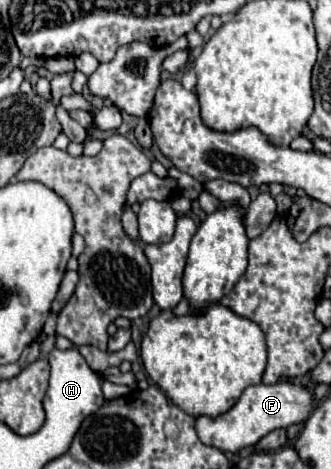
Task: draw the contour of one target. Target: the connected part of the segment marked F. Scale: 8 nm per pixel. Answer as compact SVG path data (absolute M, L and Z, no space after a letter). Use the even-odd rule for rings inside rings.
M289 381L275 383L275 385L263 385L263 383L249 385L243 391L243 395L239 397L239 401L227 413L219 415L219 417L201 415L195 419L195 427L197 427L197 435L199 435L201 443L221 449L221 451L235 453L245 447L253 447L267 433L271 433L275 429L283 429L293 423L305 421L313 407L315 407L313 395L305 387L293 385Z

